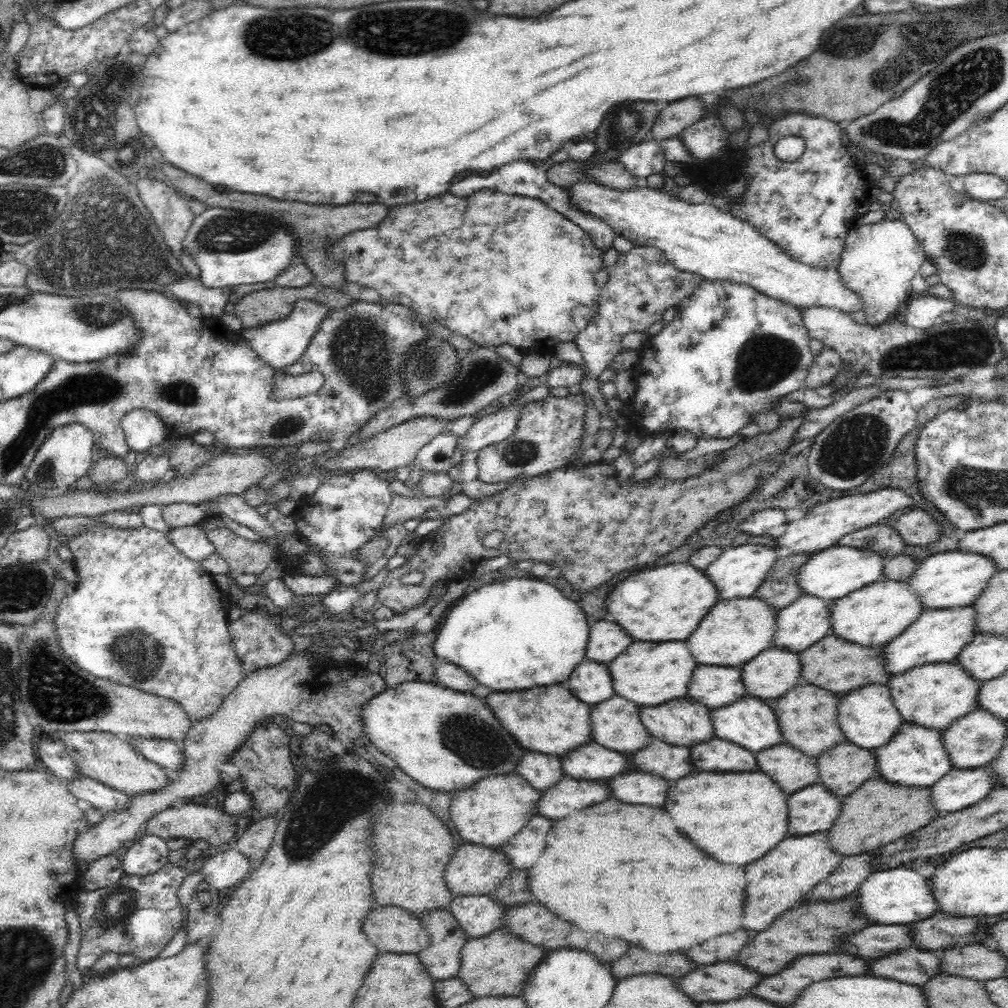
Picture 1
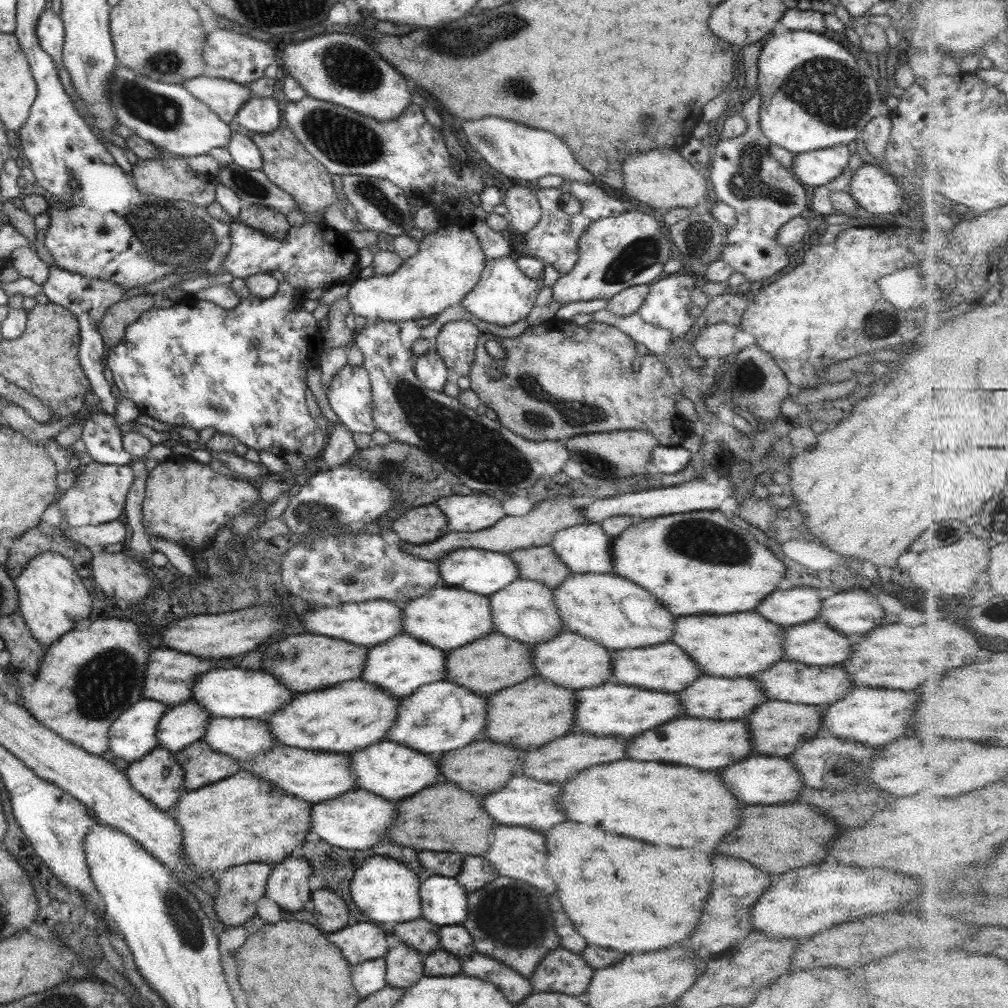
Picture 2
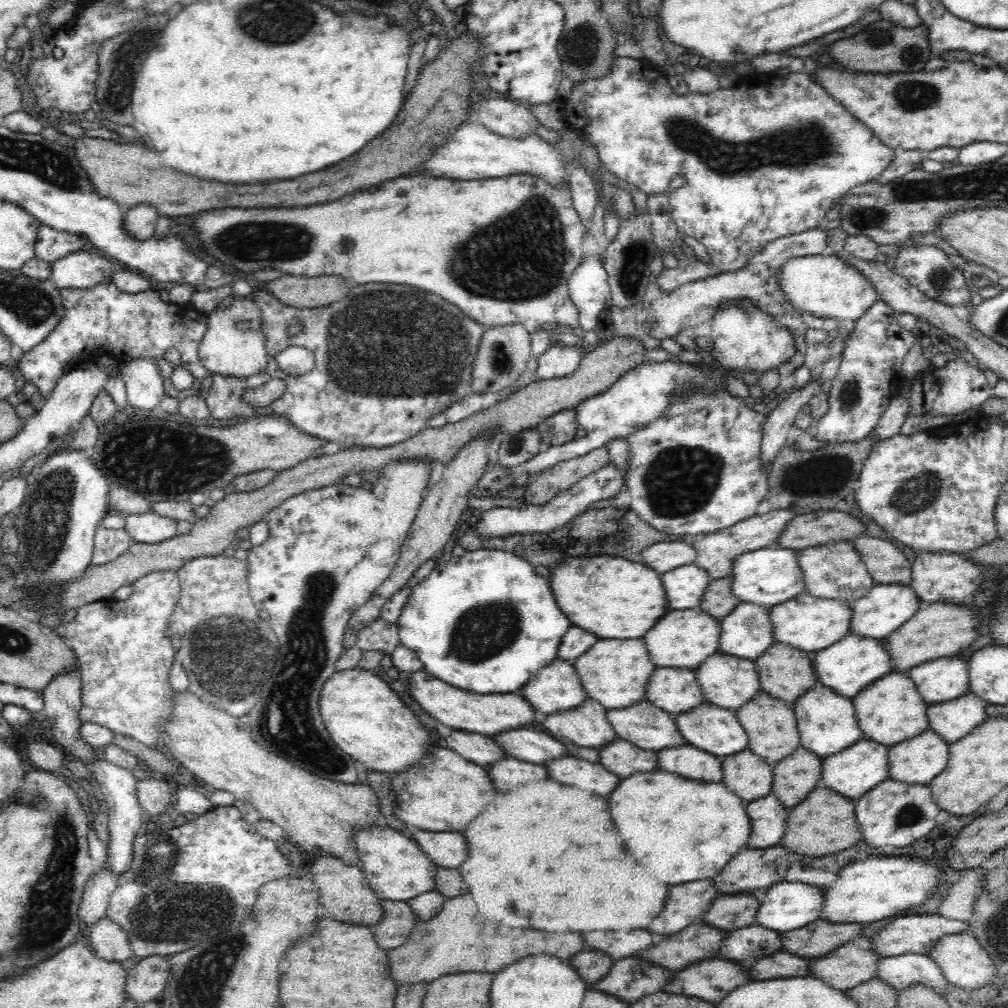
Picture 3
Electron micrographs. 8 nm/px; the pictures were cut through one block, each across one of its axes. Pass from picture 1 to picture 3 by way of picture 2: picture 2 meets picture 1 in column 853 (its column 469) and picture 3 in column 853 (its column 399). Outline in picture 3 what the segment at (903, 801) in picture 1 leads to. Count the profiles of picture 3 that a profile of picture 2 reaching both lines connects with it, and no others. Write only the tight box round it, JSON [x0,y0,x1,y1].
[780,786,861,858]

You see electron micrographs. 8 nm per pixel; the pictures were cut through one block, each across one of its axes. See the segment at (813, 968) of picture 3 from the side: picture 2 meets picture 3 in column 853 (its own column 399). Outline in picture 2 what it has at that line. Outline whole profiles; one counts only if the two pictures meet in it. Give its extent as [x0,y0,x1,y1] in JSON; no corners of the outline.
[384,943,425,988]

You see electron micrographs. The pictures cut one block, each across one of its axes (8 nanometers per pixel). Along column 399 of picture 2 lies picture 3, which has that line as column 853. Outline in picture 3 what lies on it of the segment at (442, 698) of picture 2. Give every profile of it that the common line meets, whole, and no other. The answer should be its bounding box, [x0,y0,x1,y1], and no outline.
[791,681,863,758]

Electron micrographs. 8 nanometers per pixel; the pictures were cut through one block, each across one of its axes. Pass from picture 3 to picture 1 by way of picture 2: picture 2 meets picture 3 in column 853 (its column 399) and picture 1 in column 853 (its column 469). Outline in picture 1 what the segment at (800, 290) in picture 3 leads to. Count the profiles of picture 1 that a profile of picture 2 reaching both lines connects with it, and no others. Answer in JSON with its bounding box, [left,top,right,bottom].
[837,218,927,327]

